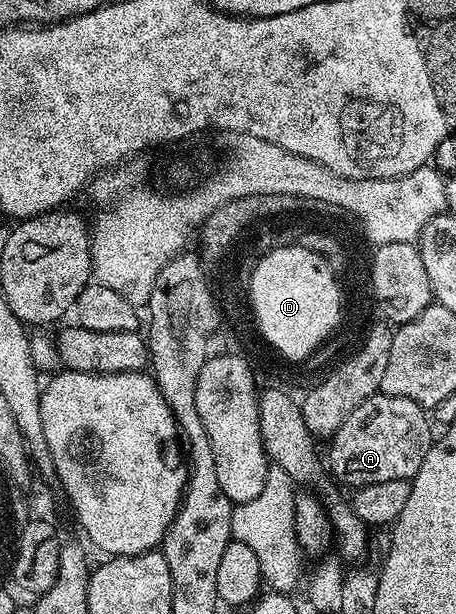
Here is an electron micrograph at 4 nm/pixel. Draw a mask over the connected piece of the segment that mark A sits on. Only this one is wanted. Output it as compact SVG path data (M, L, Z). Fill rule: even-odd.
M379 392L366 399L330 438L328 465L341 486L386 483L386 479L408 481L416 476L422 459L426 459L430 451L434 440L431 428L429 414L418 403Z

